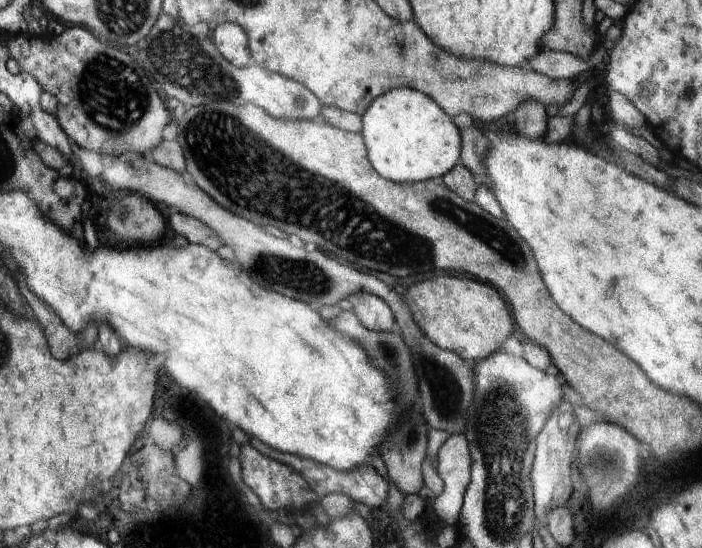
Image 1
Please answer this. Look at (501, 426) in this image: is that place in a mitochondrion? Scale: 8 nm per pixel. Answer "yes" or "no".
yes

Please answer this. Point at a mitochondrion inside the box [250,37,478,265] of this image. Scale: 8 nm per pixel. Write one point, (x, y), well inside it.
(401, 49)

